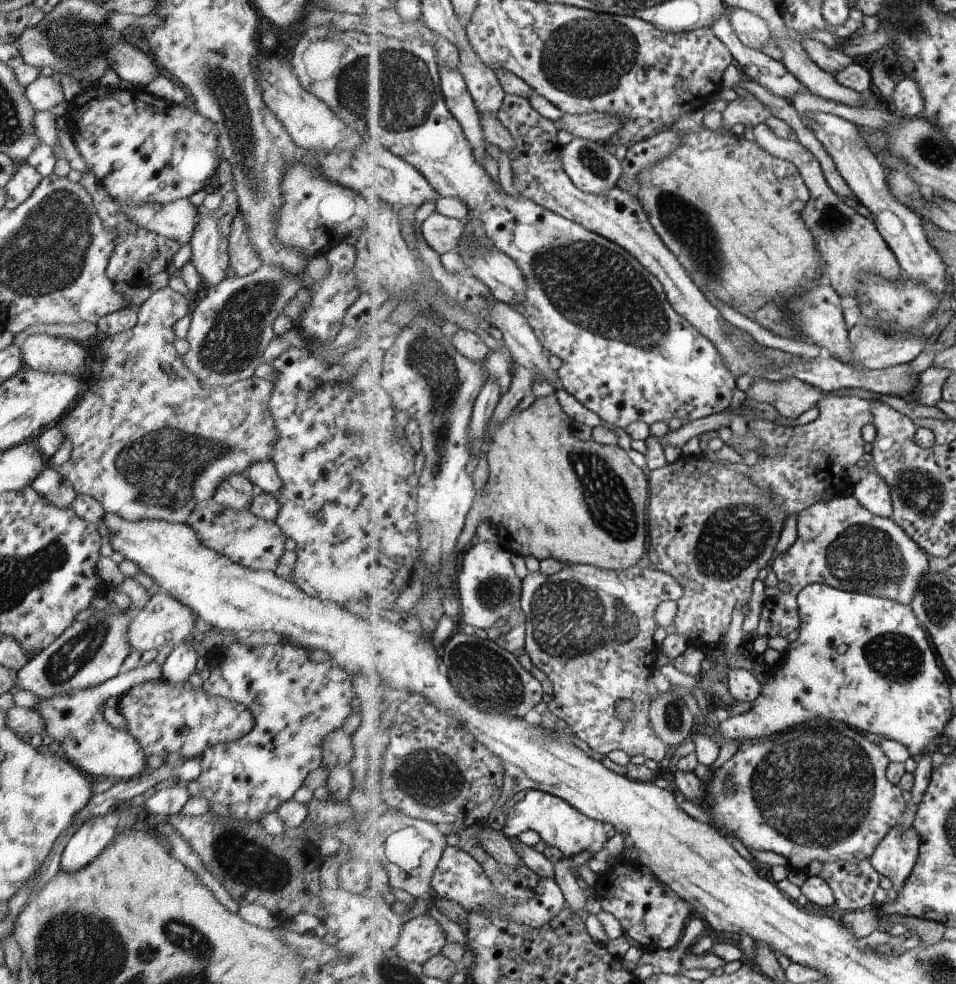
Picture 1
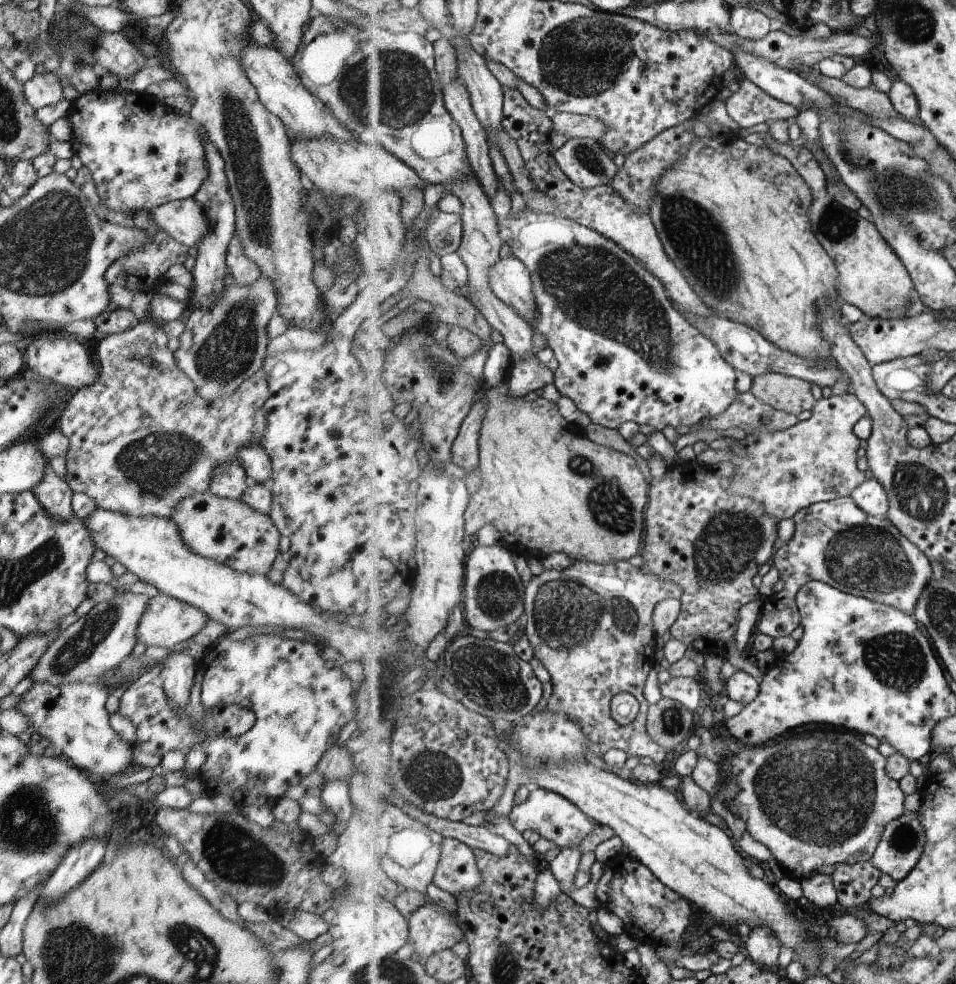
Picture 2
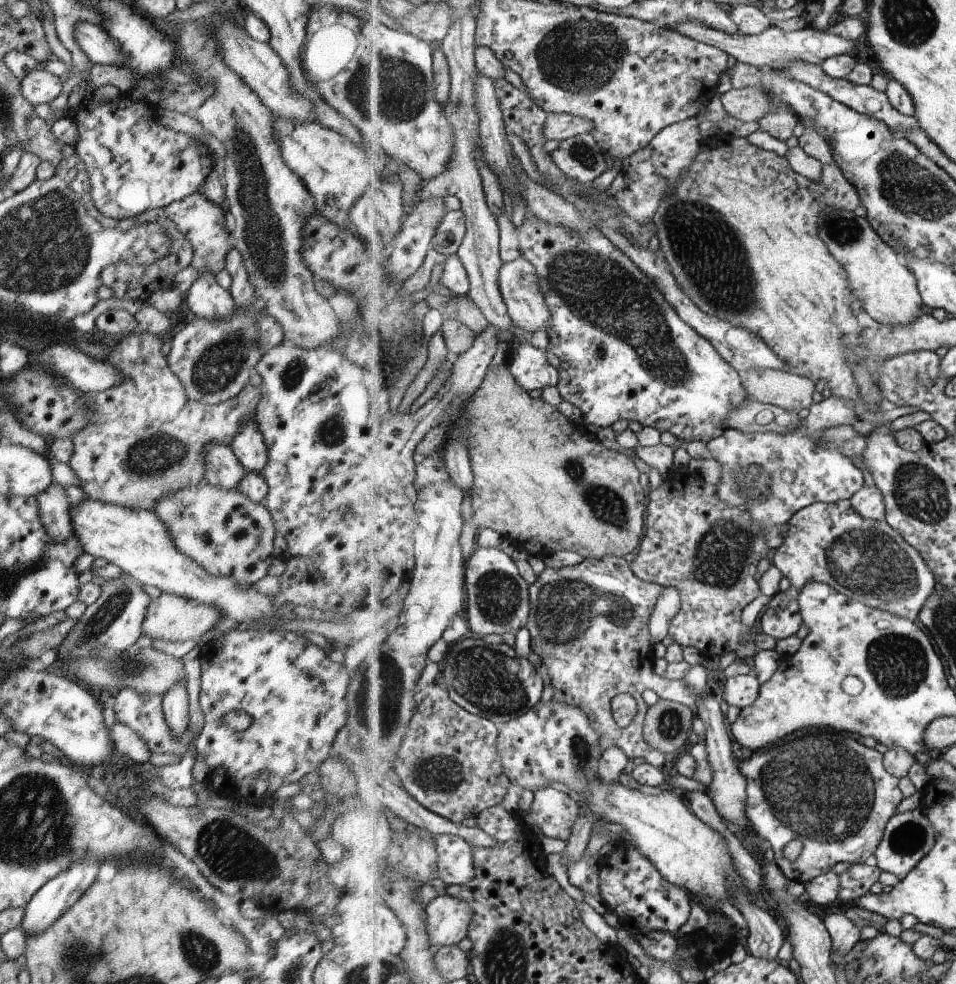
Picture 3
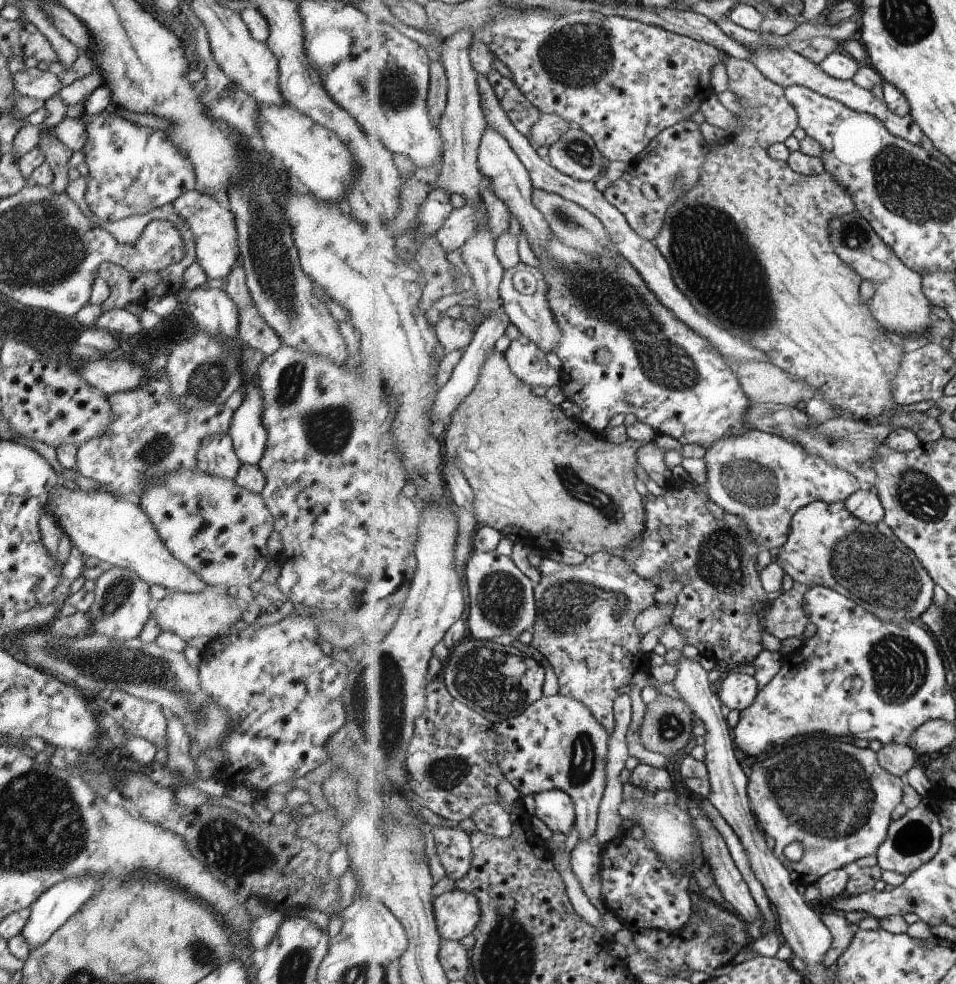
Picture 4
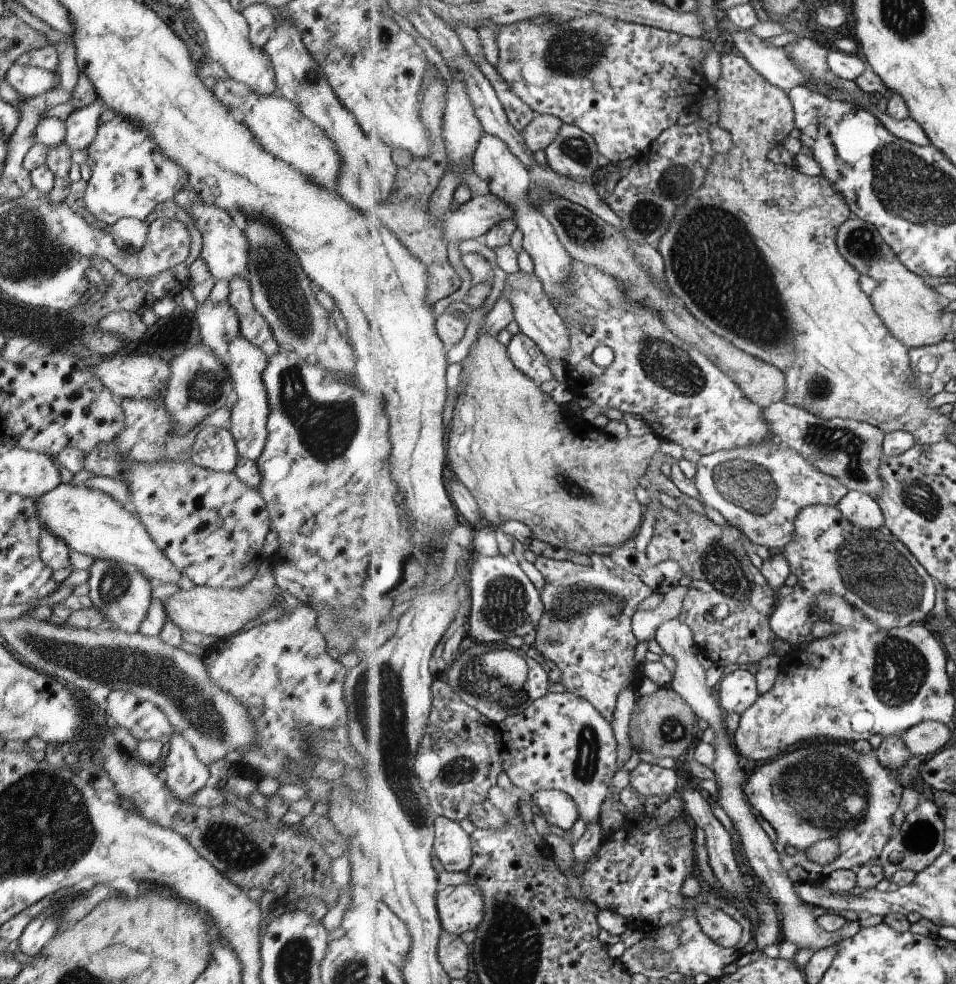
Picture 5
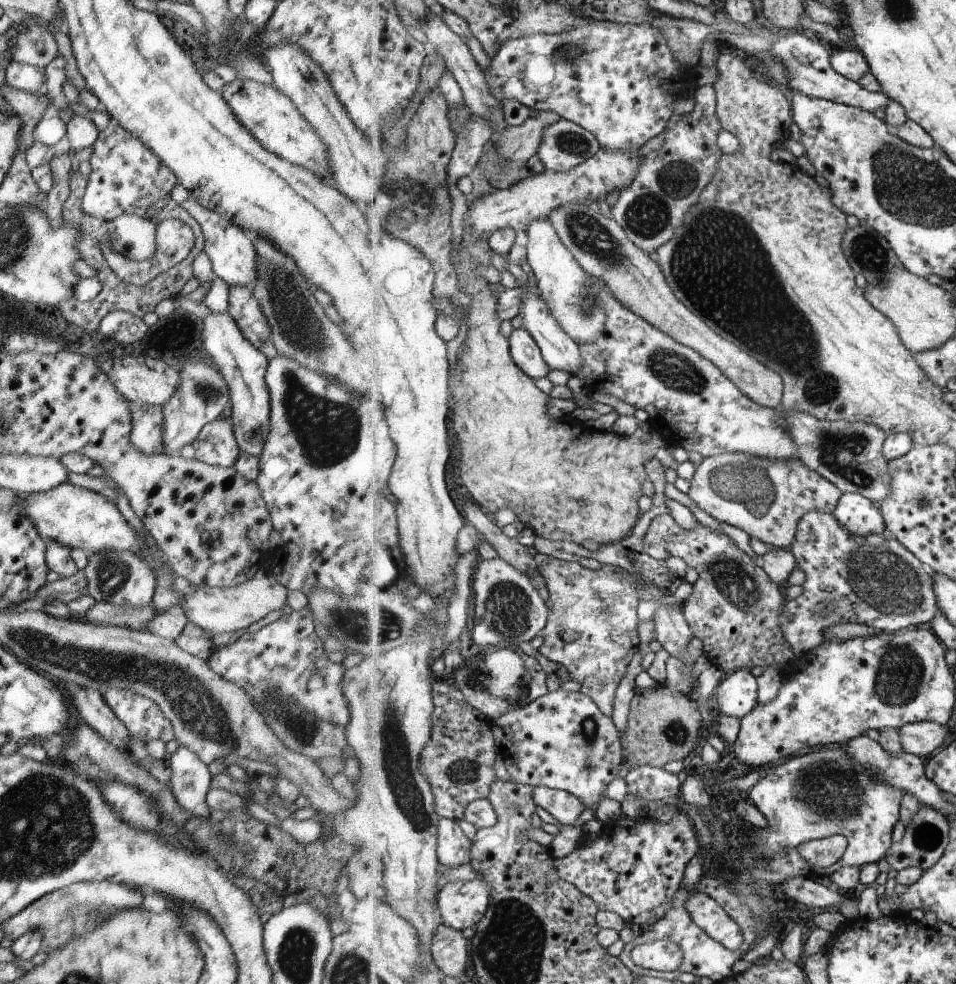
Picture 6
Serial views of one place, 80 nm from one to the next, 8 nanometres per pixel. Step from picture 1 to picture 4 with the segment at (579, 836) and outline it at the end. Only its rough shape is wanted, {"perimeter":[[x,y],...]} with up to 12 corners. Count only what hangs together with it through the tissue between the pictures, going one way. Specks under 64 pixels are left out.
{"perimeter":[[561,789],[533,797],[535,816],[552,832],[568,836],[576,804]]}

